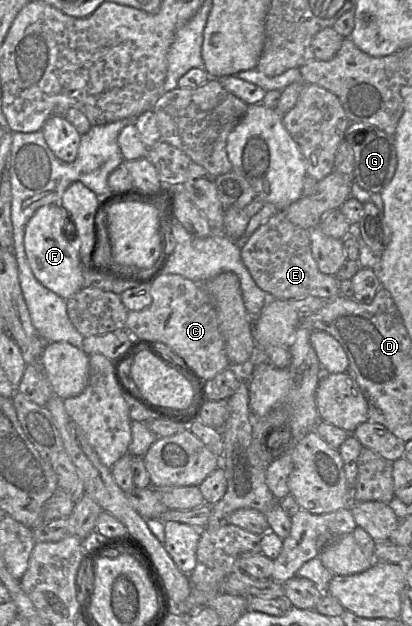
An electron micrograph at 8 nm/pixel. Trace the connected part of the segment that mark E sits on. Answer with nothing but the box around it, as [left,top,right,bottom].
[240,211,340,300]

